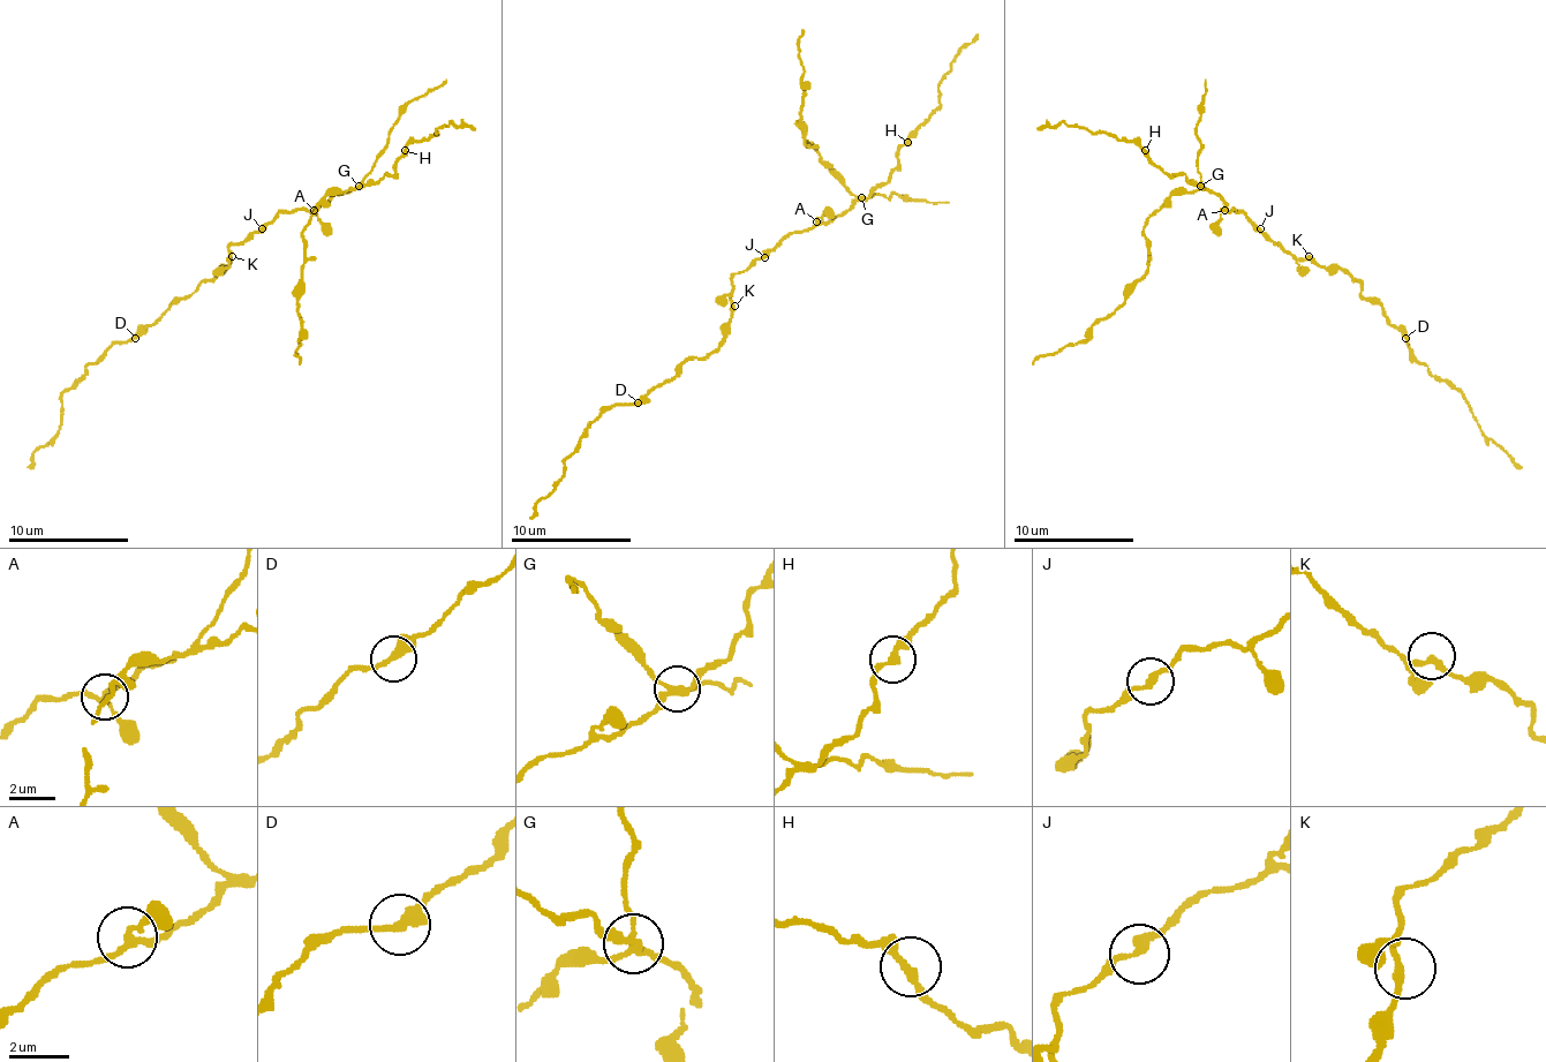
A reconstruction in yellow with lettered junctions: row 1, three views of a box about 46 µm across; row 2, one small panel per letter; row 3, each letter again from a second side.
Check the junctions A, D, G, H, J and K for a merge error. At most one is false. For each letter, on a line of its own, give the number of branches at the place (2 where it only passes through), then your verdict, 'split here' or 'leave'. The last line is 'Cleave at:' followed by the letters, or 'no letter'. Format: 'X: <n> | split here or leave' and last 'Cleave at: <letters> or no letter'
A: 3 | leave
D: 3 | leave
G: 4 | split here
H: 2 | leave
J: 2 | leave
K: 2 | leave
Cleave at: G

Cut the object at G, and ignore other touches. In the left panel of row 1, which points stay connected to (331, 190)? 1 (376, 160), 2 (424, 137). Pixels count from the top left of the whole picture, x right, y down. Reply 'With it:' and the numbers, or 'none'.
With it: 1

